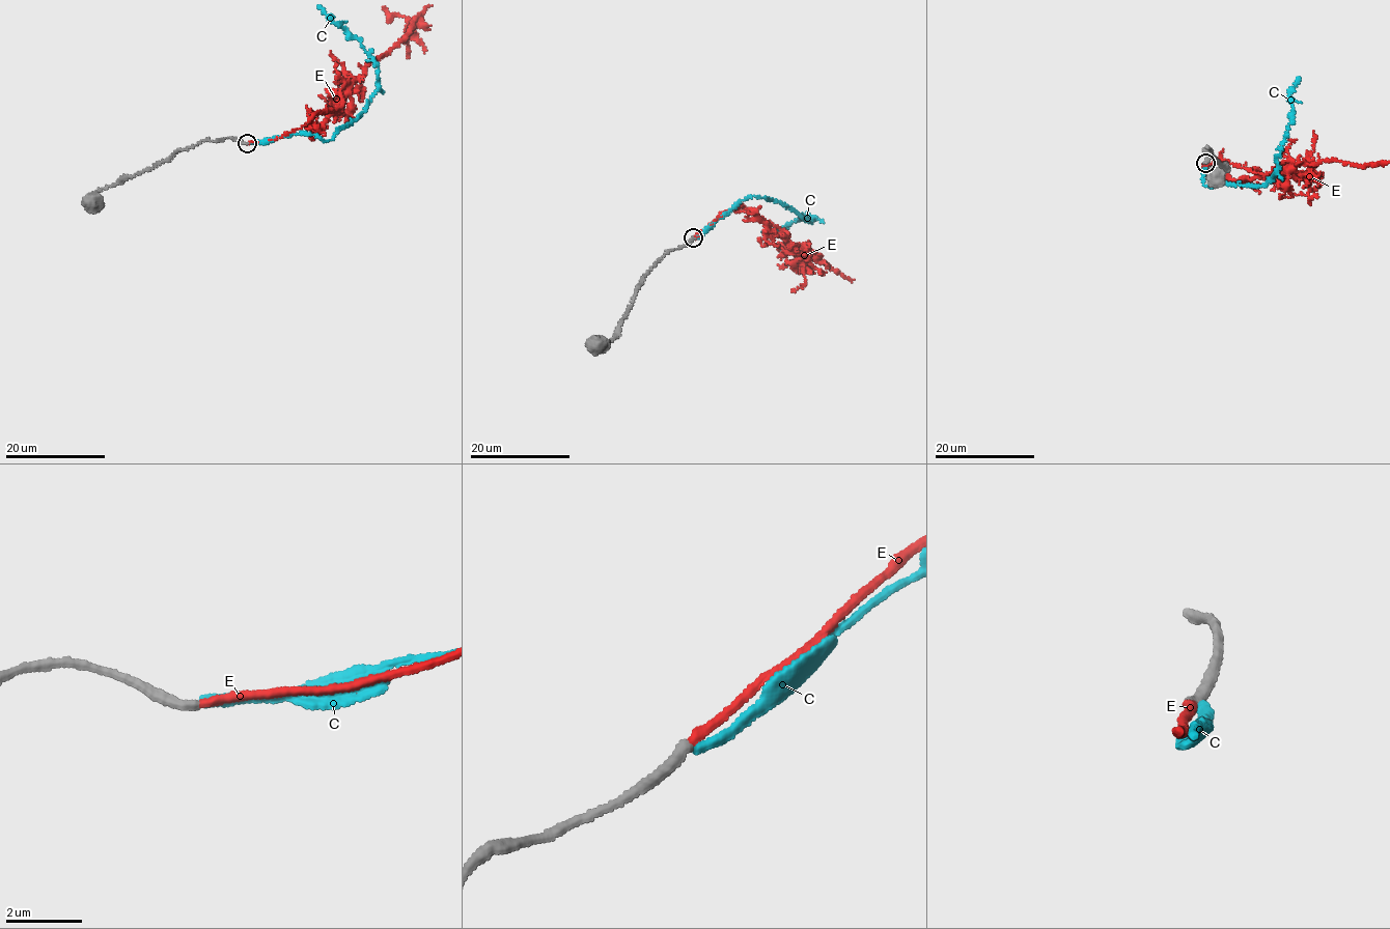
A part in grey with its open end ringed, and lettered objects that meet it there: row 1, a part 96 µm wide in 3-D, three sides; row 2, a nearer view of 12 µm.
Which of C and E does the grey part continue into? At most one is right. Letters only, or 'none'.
E

